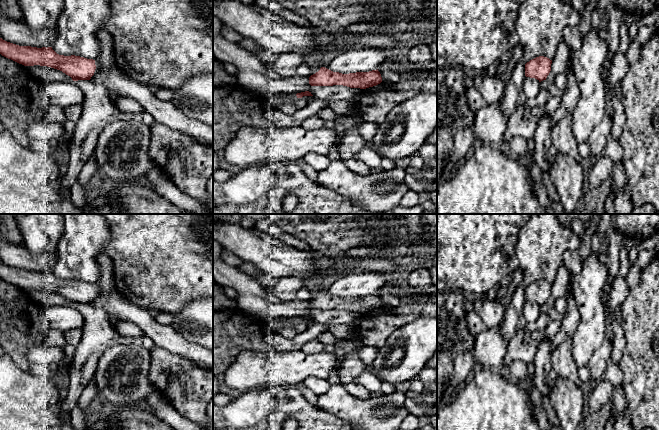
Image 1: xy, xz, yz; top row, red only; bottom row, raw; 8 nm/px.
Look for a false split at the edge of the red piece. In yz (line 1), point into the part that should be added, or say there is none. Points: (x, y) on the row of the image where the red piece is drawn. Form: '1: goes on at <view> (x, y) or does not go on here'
1: does not go on here

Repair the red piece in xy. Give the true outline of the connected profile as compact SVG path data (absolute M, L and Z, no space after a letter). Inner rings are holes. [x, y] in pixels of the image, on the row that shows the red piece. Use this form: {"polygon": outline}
{"polygon": "M0 38L0 54L24 66L40 65L60 70L73 81L90 80L96 69L93 59L59 55L52 47L19 46L2 38Z"}

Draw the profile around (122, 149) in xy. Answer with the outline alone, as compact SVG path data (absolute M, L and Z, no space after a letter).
M116 120L106 125L99 133L94 150L100 176L109 183L126 183L137 181L139 178L144 177L149 170L157 168L149 155L150 141L150 127L136 120Z

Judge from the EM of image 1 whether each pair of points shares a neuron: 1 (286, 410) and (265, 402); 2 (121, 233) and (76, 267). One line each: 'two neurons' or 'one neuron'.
1: two neurons
2: two neurons

